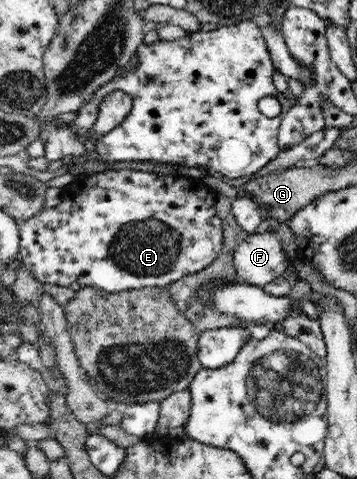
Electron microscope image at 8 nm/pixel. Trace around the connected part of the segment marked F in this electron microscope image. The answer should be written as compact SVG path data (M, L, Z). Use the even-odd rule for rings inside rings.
M271 231L250 233L233 256L236 274L247 284L263 287L287 272L294 258L285 255L281 240Z

